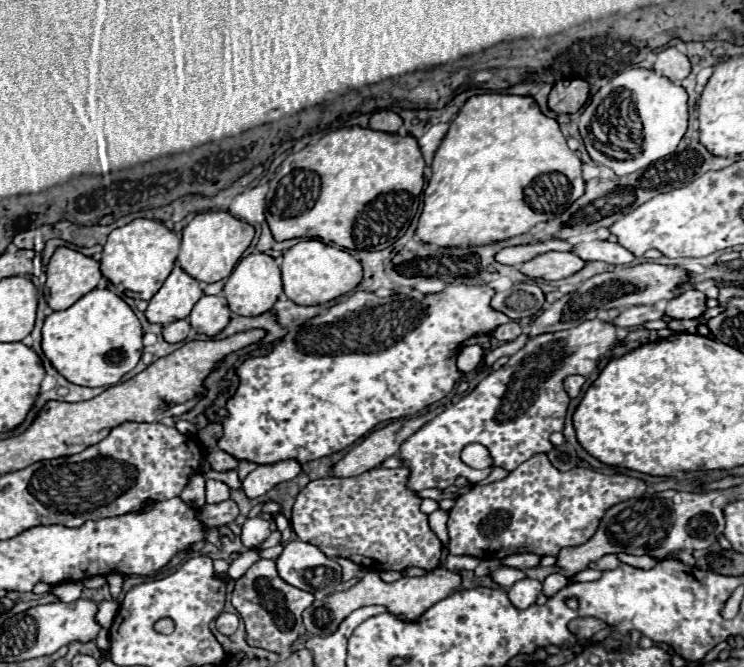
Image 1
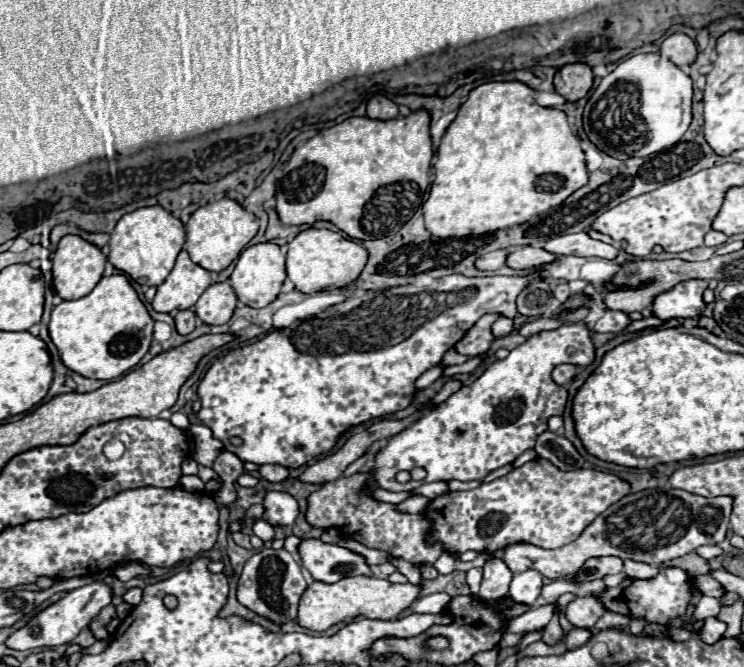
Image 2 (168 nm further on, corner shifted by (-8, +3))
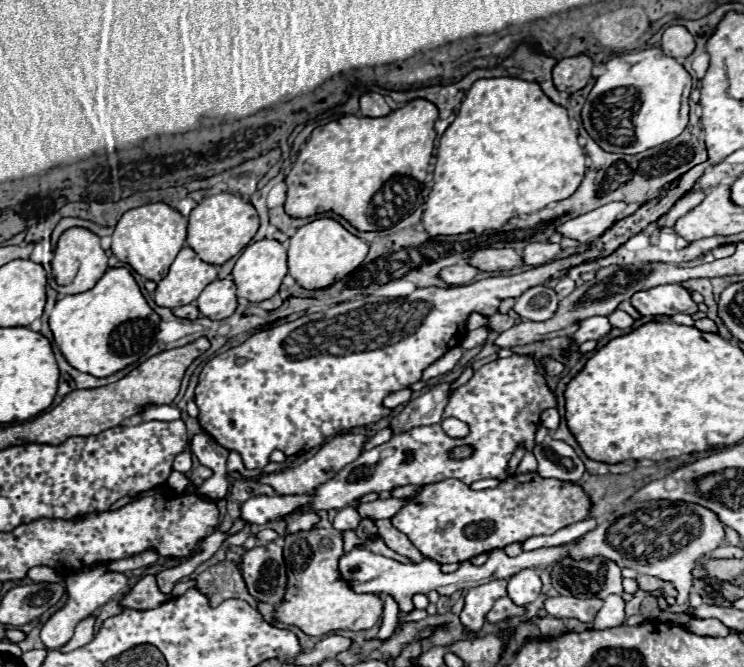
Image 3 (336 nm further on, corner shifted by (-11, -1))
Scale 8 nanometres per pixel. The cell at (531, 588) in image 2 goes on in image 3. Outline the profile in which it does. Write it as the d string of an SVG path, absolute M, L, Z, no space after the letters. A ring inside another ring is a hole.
M526 568L508 580L508 596L518 604L526 606L540 596L542 582L534 568Z

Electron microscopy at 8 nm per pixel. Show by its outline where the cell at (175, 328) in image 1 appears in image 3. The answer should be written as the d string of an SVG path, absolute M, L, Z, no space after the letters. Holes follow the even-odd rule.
M188 304L188 306L180 306L180 308L174 308L172 310L174 312L174 316L178 316L178 318L184 318L184 320L196 320L198 318L198 314L200 314L200 310L198 310L198 306L196 304Z

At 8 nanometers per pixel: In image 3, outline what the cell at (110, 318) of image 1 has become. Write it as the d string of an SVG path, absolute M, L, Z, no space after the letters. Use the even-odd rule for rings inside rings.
M108 268L92 290L64 296L50 314L54 342L64 352L68 364L96 378L112 376L140 362L154 344L158 324L160 316L148 306L128 268Z

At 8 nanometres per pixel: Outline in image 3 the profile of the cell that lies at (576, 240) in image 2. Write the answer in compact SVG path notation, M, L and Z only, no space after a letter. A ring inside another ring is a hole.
M546 242L546 244L528 244L524 248L522 256L524 256L524 262L528 266L542 266L542 264L548 264L554 258L558 258L560 252L562 252L562 246L560 244Z

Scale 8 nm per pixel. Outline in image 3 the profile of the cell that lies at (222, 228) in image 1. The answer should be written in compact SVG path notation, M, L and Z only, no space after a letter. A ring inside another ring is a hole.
M222 192L204 198L188 216L188 238L186 244L198 254L200 260L222 266L232 256L240 254L248 242L256 236L260 226L258 214L250 202L244 202L240 196Z

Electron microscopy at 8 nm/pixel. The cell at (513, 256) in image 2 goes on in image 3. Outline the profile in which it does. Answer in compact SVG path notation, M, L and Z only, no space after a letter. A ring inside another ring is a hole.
M484 248L472 256L472 264L480 270L486 270L486 272L496 272L496 270L510 272L518 266L524 266L524 258L514 248L502 248L502 250Z

